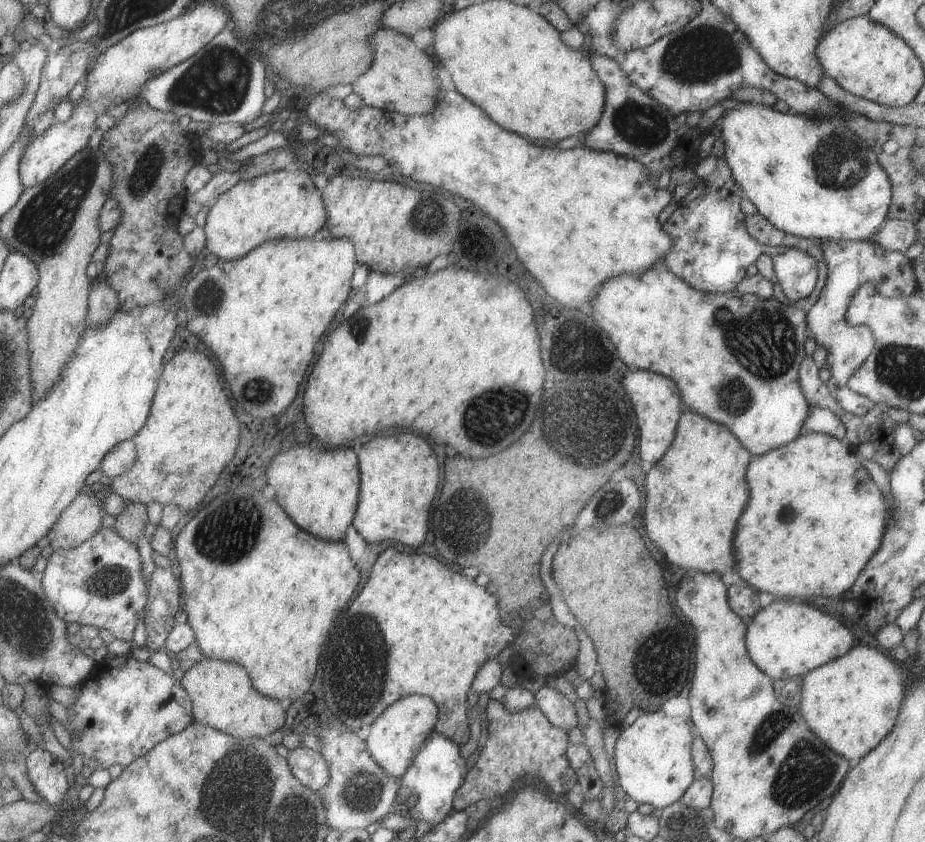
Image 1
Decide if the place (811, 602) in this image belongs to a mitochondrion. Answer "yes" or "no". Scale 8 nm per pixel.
no

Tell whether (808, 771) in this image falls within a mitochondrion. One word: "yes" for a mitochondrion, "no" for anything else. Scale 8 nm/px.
yes

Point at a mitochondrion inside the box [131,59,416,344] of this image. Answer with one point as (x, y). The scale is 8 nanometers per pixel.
(212, 298)

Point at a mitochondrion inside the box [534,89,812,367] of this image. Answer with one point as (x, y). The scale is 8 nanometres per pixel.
(643, 125)

